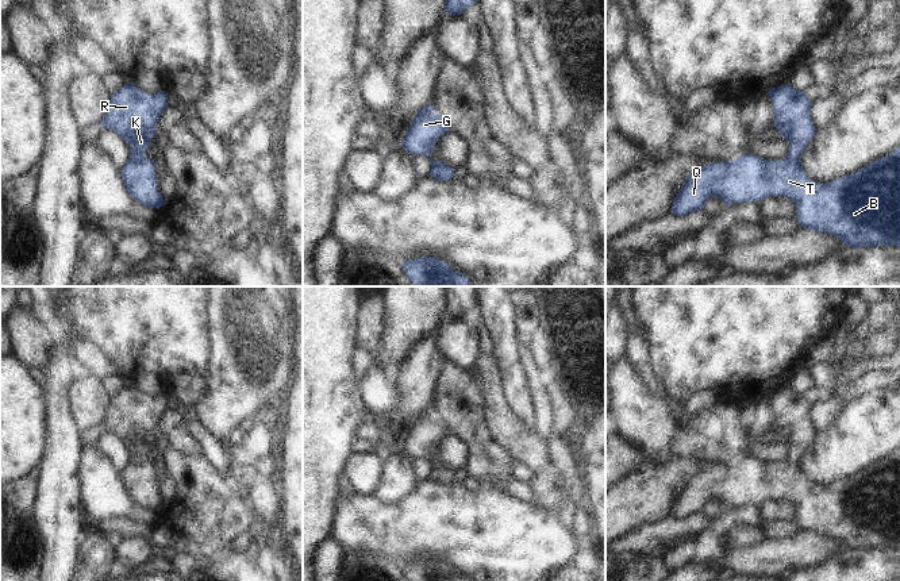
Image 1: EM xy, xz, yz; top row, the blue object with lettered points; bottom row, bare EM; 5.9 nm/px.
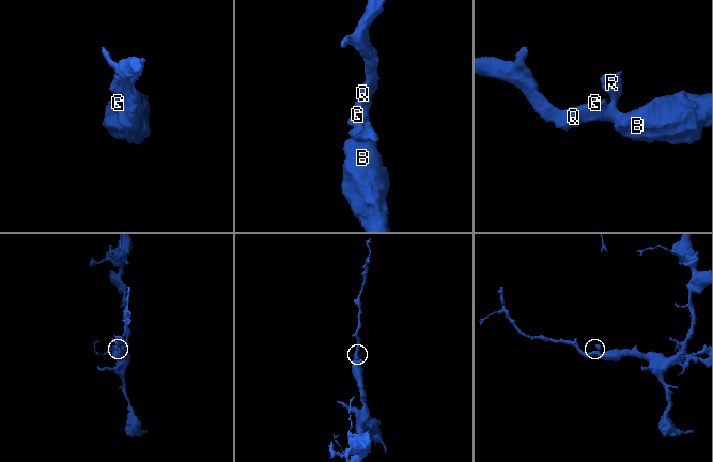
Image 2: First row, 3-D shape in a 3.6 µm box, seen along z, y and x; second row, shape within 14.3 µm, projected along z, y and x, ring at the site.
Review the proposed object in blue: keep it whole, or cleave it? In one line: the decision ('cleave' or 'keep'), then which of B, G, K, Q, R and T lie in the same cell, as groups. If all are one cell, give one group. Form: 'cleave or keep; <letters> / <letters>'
keep; B G K Q R T

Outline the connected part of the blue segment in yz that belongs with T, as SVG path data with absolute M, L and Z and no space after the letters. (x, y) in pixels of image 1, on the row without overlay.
M788 386L770 390L768 399L773 407L774 430L788 443L785 461L768 463L746 455L734 463L716 463L689 477L673 503L670 516L685 519L703 512L711 500L719 500L726 508L765 503L768 499L786 499L795 505L800 530L831 536L846 549L855 551L872 549L896 549L900 551L900 450L866 468L861 473L836 481L828 486L812 484L800 465L804 451L816 436L811 422L812 405L805 395Z

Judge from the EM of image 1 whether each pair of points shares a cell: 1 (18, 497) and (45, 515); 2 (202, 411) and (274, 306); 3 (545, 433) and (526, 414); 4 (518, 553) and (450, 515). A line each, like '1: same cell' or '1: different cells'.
1: different cells
2: same cell
3: different cells
4: same cell

